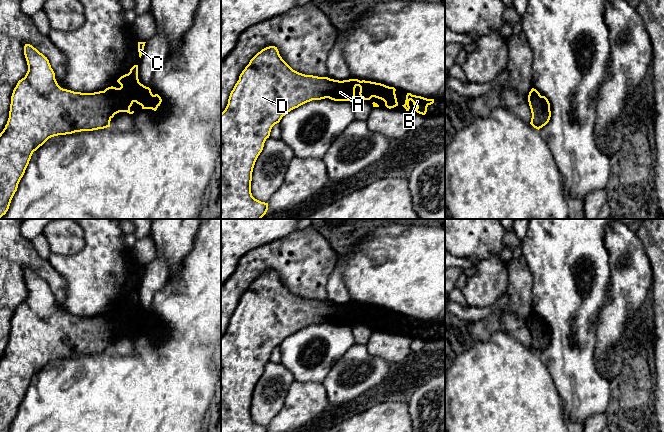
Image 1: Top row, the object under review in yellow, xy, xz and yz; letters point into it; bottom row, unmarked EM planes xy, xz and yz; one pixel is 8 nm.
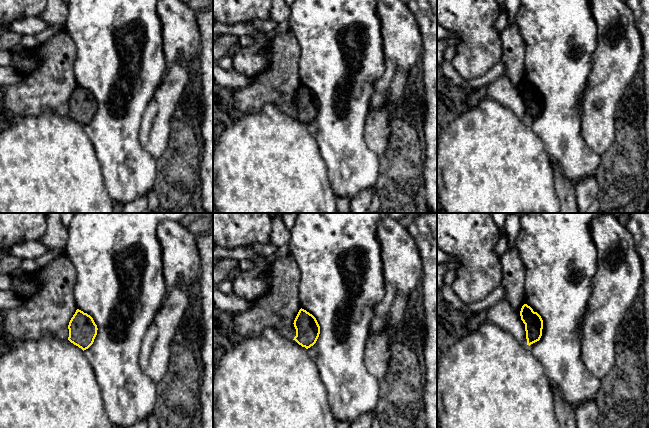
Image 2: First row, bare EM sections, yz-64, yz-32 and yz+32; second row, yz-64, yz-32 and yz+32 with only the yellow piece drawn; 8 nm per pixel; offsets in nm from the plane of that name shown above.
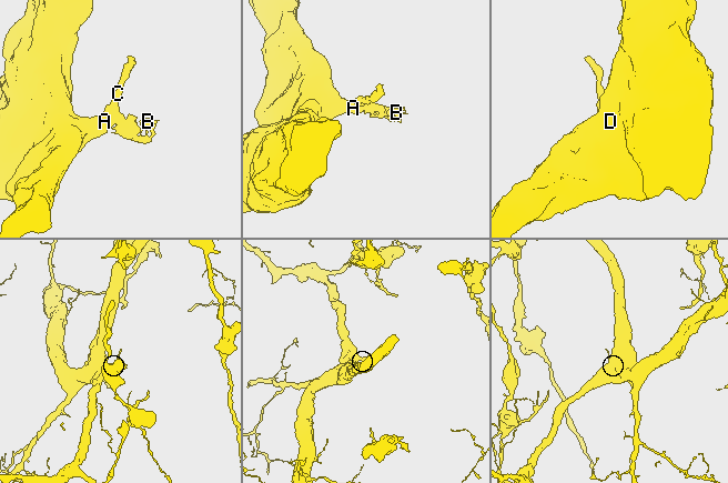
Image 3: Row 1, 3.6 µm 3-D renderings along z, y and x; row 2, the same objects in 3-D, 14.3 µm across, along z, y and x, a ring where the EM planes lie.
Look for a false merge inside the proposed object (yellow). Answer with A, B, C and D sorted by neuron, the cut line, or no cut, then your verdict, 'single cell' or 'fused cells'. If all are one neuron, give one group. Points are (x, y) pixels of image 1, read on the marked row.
A B C D; no cut; single cell

